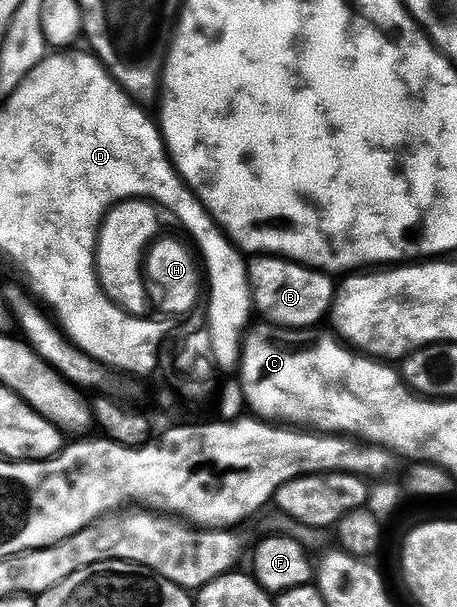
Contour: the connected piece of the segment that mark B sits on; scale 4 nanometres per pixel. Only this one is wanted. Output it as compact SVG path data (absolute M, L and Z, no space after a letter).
M262 255L248 264L249 292L253 295L256 314L262 315L270 327L288 327L291 331L313 329L321 318L333 310L335 294L334 276L324 271L314 271L294 263L292 259L283 259L275 255Z

